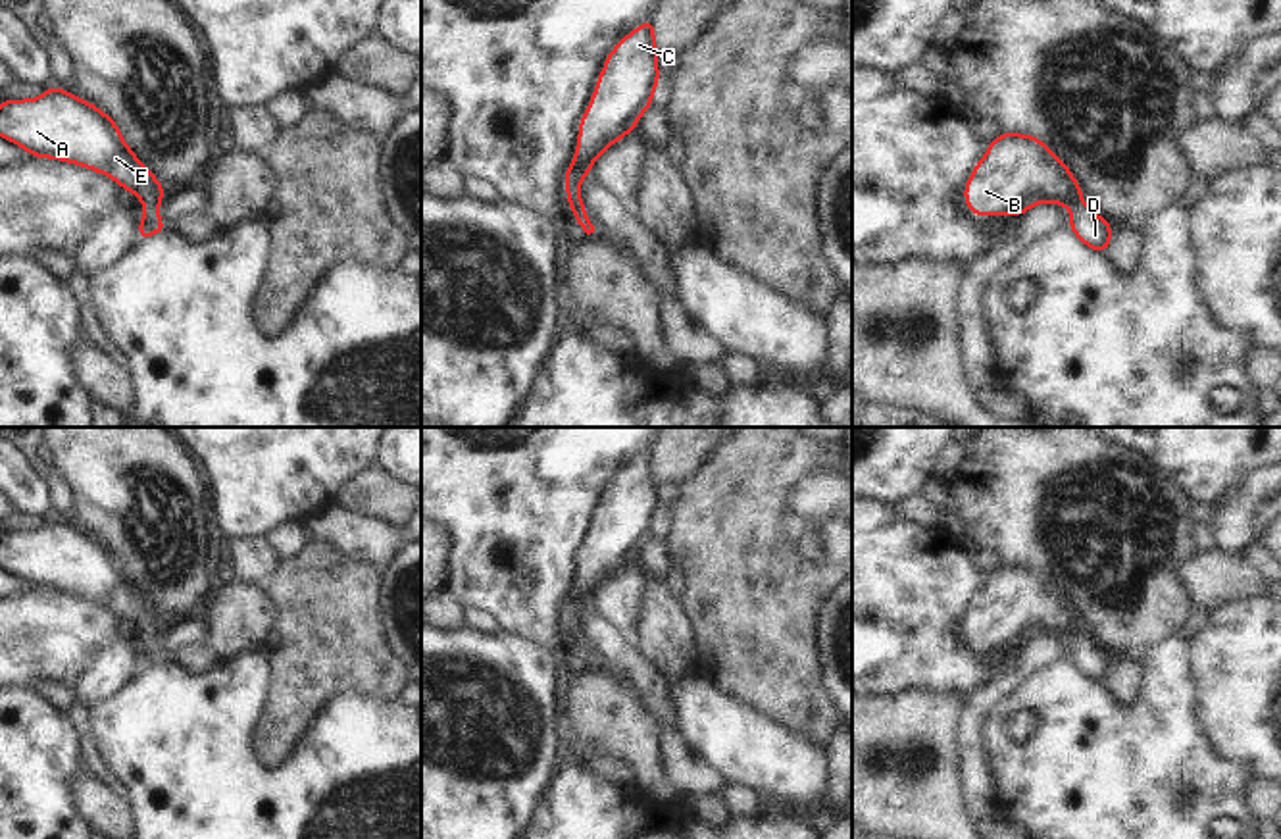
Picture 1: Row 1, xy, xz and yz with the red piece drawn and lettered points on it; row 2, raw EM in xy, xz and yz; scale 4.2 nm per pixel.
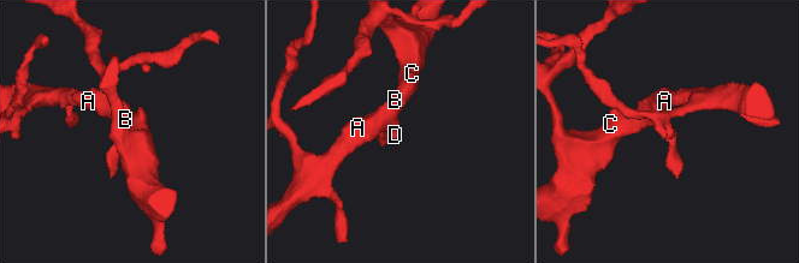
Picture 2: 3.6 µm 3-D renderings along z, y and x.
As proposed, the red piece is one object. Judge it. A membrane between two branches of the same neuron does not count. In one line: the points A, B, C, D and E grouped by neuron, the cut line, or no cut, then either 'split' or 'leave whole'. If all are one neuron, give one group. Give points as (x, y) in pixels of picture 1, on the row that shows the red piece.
A B C D E | no cut | leave whole

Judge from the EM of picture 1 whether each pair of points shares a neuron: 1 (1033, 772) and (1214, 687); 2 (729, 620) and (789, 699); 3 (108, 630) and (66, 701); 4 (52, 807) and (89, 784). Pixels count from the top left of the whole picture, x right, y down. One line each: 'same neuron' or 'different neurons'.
1: different neurons
2: same neuron
3: different neurons
4: different neurons

